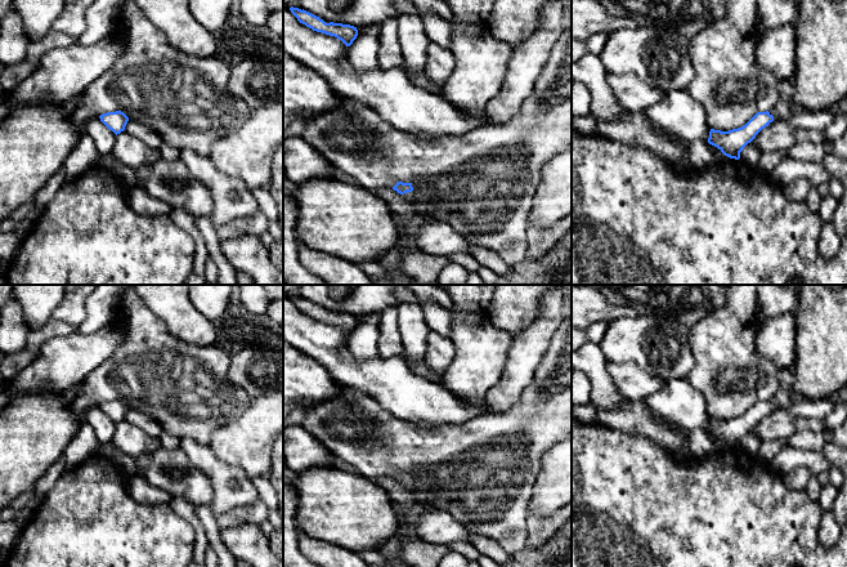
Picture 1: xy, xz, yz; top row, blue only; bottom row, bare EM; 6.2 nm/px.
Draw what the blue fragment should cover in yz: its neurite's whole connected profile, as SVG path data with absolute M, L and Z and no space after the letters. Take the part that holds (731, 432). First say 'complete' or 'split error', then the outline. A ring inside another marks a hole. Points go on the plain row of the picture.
complete | M768 399L757 401L741 416L729 420L711 418L708 432L717 436L725 445L739 448L743 437L772 410L774 405Z

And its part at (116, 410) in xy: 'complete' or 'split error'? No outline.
complete

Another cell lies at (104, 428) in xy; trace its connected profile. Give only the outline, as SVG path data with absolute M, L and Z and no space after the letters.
M99 406L86 410L82 419L93 427L99 445L112 441L116 432L116 423L109 419Z

